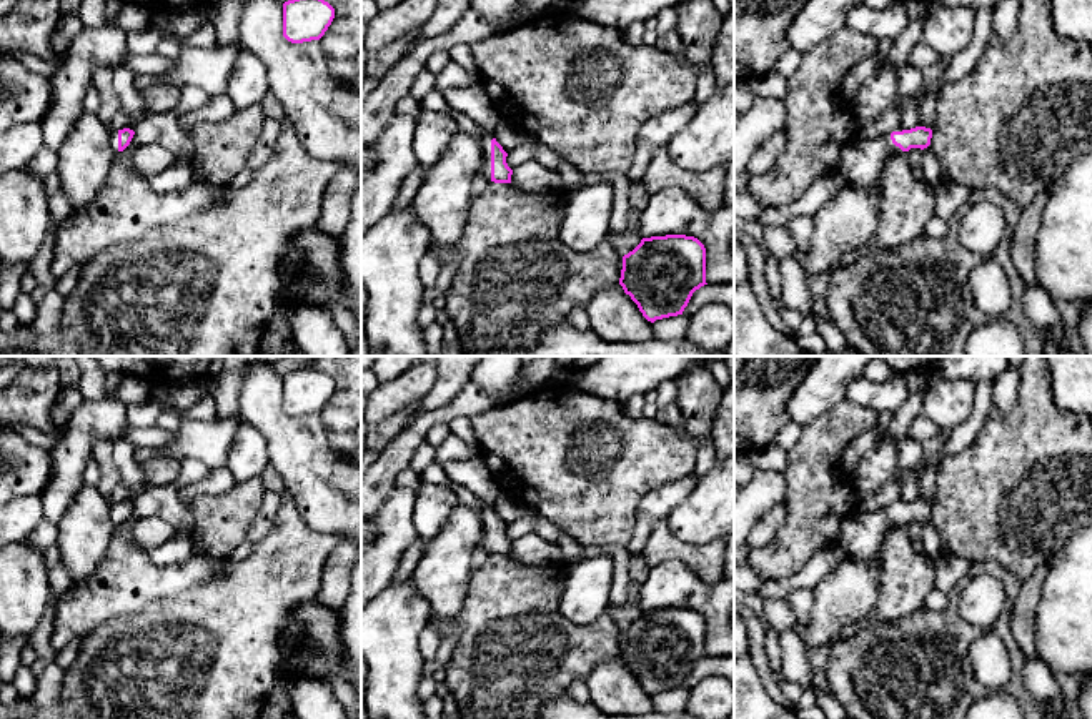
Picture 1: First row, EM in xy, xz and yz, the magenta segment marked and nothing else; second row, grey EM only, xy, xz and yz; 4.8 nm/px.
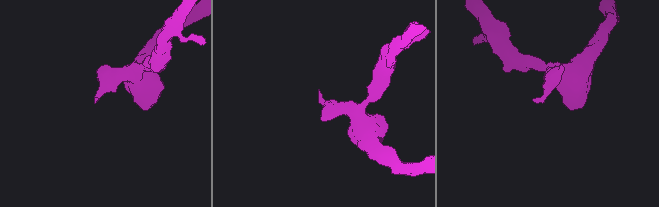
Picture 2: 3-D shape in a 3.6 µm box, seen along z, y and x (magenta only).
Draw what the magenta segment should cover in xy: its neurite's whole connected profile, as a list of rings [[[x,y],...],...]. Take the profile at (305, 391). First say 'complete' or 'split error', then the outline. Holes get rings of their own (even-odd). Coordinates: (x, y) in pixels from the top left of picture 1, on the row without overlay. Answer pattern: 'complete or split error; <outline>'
complete; [[[305,368],[283,376],[283,409],[291,416],[320,413],[335,391],[335,381],[320,369]]]

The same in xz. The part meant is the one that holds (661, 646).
complete; [[[686,607],[643,611],[623,629],[619,657],[651,696],[682,687],[692,666],[707,657],[706,621]]]

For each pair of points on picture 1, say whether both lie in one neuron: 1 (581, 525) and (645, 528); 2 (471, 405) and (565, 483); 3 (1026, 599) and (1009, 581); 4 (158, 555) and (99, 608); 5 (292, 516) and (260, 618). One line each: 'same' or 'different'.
1: different
2: different
3: different
4: different
5: same

